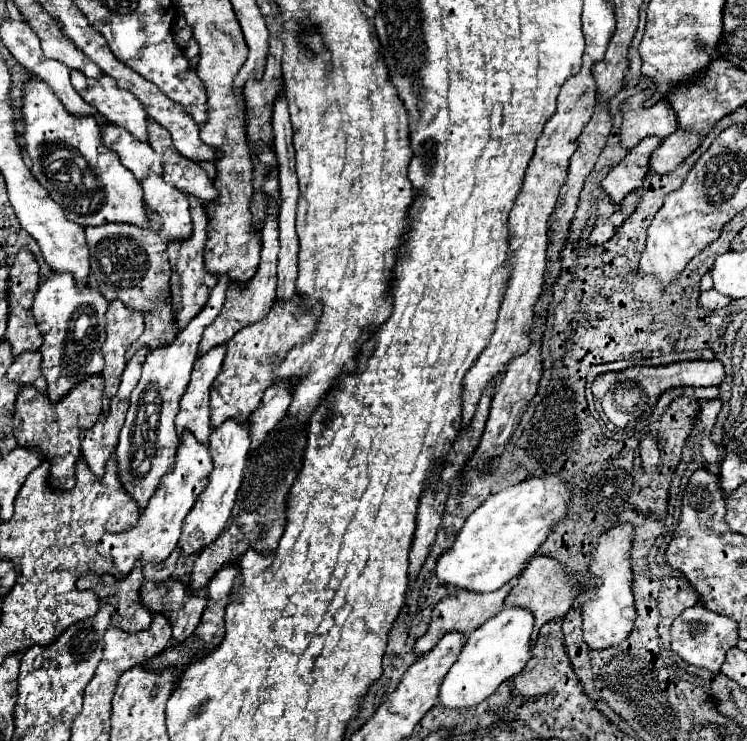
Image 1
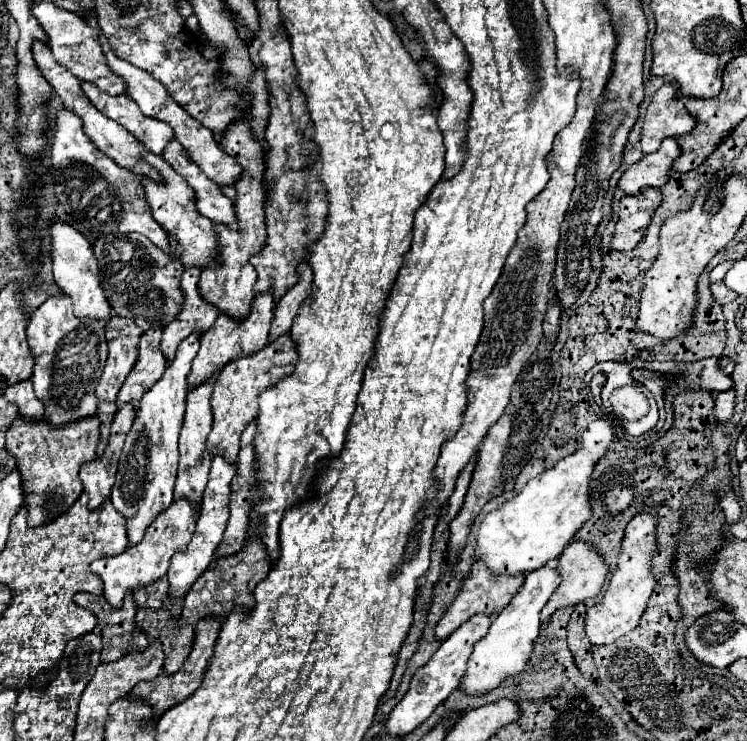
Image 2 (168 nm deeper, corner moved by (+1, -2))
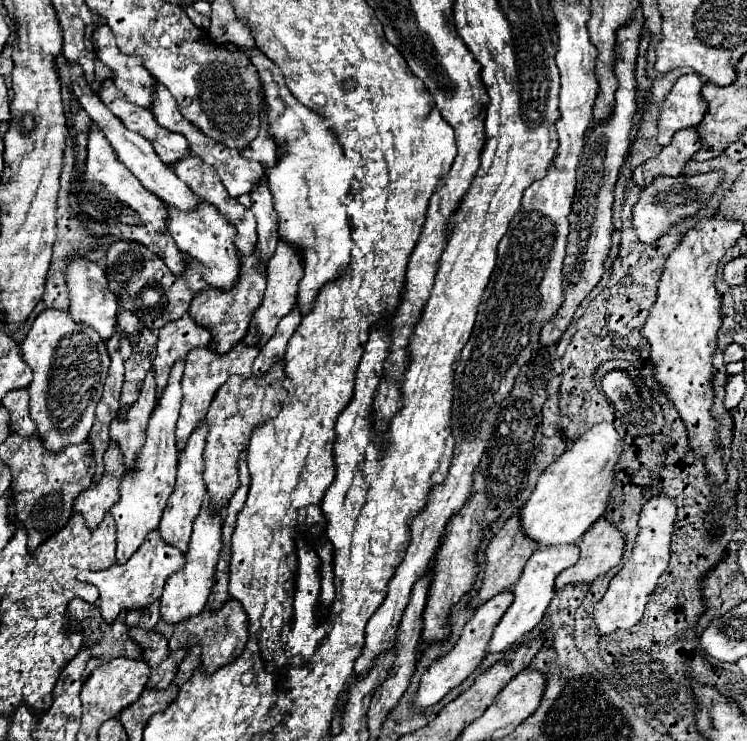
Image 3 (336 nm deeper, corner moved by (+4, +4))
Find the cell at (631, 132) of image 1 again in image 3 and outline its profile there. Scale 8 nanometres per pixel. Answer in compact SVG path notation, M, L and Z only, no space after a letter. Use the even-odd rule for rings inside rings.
M689 73L677 79L671 93L663 103L663 113L659 119L659 145L669 145L673 135L681 129L697 127L707 111L707 101L701 95L701 87L705 83L699 75Z

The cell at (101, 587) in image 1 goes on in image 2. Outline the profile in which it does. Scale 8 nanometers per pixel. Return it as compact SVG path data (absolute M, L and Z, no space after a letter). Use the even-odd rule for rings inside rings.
M76 593L74 601L92 611L98 617L98 627L102 631L102 661L110 663L120 659L128 649L146 649L150 639L136 629L136 603L132 593L124 597L122 609L114 609L108 605L104 595L92 593Z

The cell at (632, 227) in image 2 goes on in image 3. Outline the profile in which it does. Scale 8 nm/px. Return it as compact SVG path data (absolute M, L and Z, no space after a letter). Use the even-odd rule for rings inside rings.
M711 171L711 173L699 173L699 175L679 175L679 177L657 177L649 187L641 191L639 201L633 207L633 229L639 235L643 243L655 243L659 237L663 237L669 227L681 223L683 219L699 215L701 209L705 209L705 203L713 197L715 189L721 185L723 173Z

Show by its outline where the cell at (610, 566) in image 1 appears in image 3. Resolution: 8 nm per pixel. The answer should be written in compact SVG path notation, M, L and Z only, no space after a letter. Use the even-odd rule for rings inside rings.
M663 493L651 497L643 505L643 511L639 517L641 529L639 529L637 541L633 545L633 553L627 559L627 563L623 565L623 569L611 579L611 585L609 585L607 593L603 595L603 599L595 605L593 619L603 635L613 633L617 629L631 629L641 619L643 613L637 613L637 609L641 609L647 603L659 575L665 571L665 567L669 563L669 543L671 543L675 515L677 515L675 501Z

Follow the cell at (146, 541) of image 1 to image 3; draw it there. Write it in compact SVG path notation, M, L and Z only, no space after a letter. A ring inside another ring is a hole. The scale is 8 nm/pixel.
M153 531L153 533L149 533L147 541L139 547L139 551L135 551L135 555L131 555L131 559L125 565L115 563L113 567L105 569L105 571L85 571L81 575L81 581L91 583L99 589L101 617L107 623L113 623L121 611L145 609L153 601L157 601L163 593L165 581L171 575L175 575L175 571L181 571L183 565L185 565L185 555L179 553L179 549L163 543L159 531Z

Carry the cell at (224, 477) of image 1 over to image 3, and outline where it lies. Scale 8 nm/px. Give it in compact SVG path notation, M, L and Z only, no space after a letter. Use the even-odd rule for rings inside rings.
M205 505L193 523L193 535L189 543L189 553L185 555L185 567L167 581L165 591L161 595L161 619L165 623L177 625L205 609L207 595L215 583L215 563L219 561L219 547L221 547L221 525L223 525L221 515L215 515Z

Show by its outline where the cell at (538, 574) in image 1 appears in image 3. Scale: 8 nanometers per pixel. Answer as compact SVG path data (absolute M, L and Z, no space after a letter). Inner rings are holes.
M601 517L595 525L591 525L577 545L581 547L581 557L575 565L565 569L557 577L555 583L557 589L577 581L591 583L599 575L613 569L625 553L623 533L615 525L611 525L605 517Z

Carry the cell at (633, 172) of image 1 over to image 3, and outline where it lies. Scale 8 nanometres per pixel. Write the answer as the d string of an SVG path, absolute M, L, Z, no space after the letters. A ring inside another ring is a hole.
M683 129L679 131L671 145L663 147L663 151L649 159L645 165L637 167L633 177L639 187L647 187L653 183L655 177L659 175L681 175L683 167L691 157L701 149L701 137L697 135L695 129ZM649 179L649 181L647 181Z

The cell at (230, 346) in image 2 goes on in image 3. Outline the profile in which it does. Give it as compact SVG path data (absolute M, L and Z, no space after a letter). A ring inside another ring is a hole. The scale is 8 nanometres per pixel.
M237 343L229 353L219 355L211 347L205 349L193 349L185 361L185 371L181 379L183 387L183 407L177 421L177 447L183 447L187 443L191 431L199 427L199 423L205 419L205 413L211 405L211 399L215 397L215 391L231 377L231 375L243 375L243 379L249 379L253 375L251 363L255 361L255 355L259 353L259 347L247 347L245 343Z

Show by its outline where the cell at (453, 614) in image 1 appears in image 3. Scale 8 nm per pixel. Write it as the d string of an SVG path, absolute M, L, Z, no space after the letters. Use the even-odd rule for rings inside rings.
M519 513L513 515L511 519L507 519L507 523L503 525L503 529L493 537L493 541L489 543L489 547L485 551L487 569L485 569L483 587L481 587L479 595L477 595L477 599L471 601L471 605L477 607L477 605L485 603L487 599L495 597L497 593L501 593L505 589L511 589L517 583L517 579L519 579L519 575L521 575L527 559L535 551L535 547L537 547L537 543L531 543L531 539L527 539L527 535L523 535L523 529L519 527Z

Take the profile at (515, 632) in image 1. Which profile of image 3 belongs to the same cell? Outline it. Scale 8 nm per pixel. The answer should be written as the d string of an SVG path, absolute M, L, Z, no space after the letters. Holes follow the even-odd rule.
M569 543L569 545L563 545L563 547L539 547L529 557L519 581L513 587L515 601L507 609L507 613L503 615L503 619L499 621L499 625L493 631L493 637L489 641L489 653L505 651L511 645L519 643L543 619L547 605L551 603L551 599L555 595L555 579L557 579L557 575L563 569L571 567L575 561L579 561L579 547L575 543Z

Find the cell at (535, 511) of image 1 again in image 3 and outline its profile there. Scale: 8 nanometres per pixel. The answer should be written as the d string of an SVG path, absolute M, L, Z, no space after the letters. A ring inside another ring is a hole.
M597 423L587 433L583 433L553 465L549 465L537 481L535 491L527 499L525 507L521 509L521 527L525 533L539 543L539 547L547 545L563 545L575 543L583 533L605 513L609 495L615 487L615 473L617 461L623 455L623 439L611 423Z

